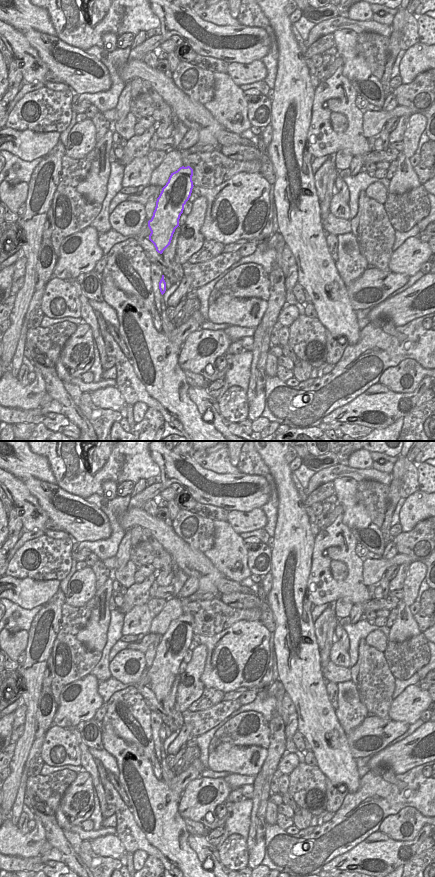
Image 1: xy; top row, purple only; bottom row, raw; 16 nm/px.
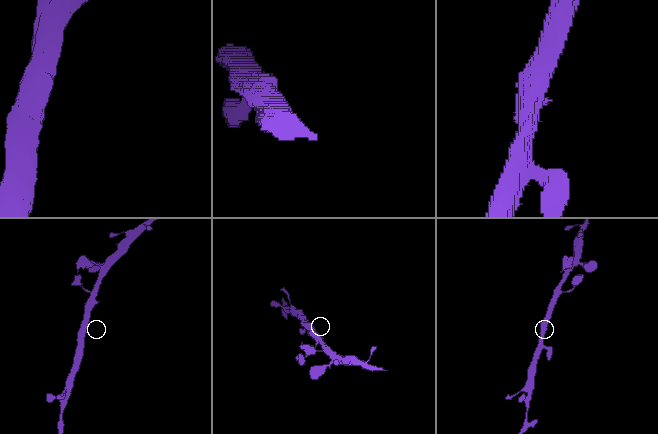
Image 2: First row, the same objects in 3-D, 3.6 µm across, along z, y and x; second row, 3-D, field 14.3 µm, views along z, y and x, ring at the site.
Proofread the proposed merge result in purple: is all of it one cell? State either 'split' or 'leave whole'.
leave whole

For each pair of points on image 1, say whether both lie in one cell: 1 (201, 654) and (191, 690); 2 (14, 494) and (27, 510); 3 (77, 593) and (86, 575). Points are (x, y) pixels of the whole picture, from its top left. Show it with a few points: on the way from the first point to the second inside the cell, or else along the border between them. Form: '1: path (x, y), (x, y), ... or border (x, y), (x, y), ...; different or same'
1: path (197, 663), (195, 666), (195, 682); same
2: path (18, 498), (26, 506); same
3: path (81, 589), (84, 580); same

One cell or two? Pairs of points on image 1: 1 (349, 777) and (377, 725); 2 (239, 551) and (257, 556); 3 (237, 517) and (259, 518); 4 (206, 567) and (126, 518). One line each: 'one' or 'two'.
1: two
2: two
3: one
4: one

